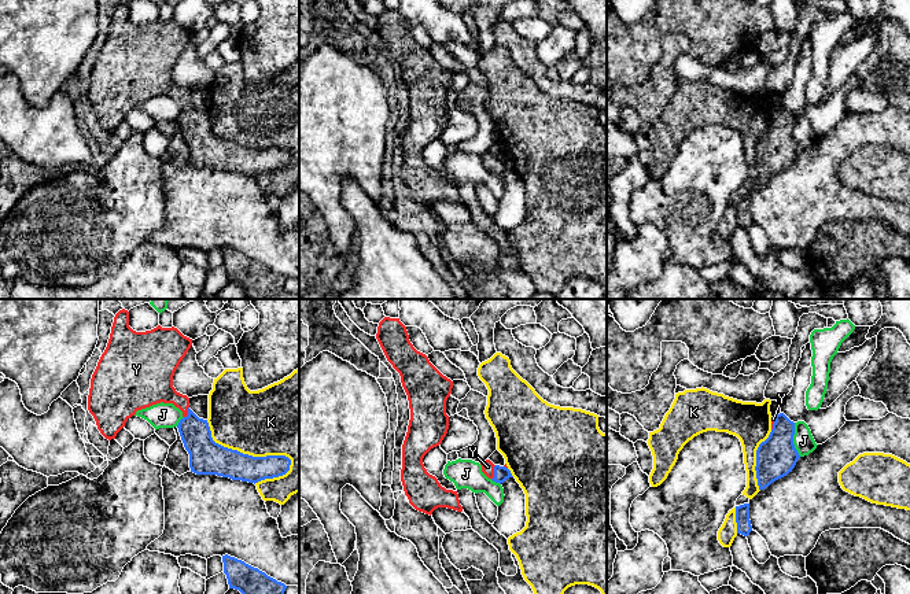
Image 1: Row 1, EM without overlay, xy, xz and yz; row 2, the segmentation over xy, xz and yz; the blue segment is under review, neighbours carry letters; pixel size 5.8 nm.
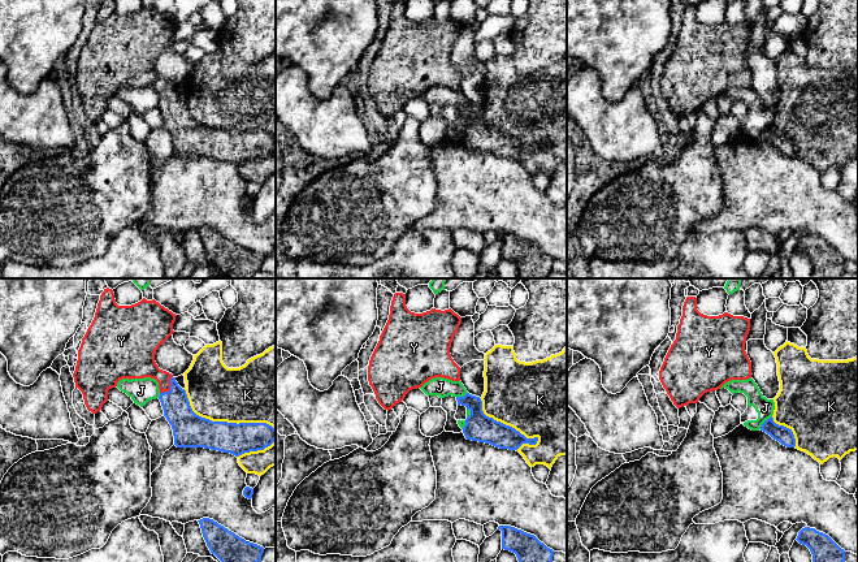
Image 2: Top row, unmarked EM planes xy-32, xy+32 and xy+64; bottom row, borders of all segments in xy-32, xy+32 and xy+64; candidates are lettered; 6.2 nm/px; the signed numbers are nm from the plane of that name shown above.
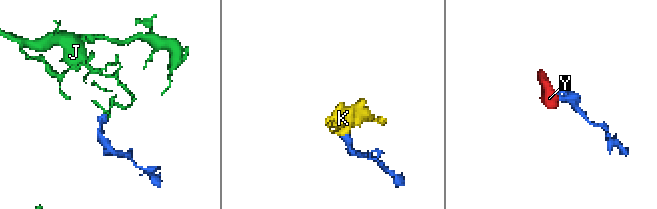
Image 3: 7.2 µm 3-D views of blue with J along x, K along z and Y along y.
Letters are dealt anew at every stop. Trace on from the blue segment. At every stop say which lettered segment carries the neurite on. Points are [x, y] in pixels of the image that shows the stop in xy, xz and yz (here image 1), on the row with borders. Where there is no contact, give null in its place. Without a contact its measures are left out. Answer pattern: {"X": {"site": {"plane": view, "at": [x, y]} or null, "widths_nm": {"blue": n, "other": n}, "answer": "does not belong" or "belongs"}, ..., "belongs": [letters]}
{"J": {"site": {"plane": "yz", "at": [792, 439]}, "widths_nm": {"blue": 240, "other": 120}, "answer": "does not belong"}, "K": {"site": {"plane": "xy", "at": [247, 454]}, "widths_nm": {"blue": 200, "other": 400}, "answer": "does not belong"}, "Y": {"site": {"plane": "xz", "at": [494, 472]}, "widths_nm": {"blue": 90, "other": 80}, "answer": "belongs"}, "belongs": ["Y"]}

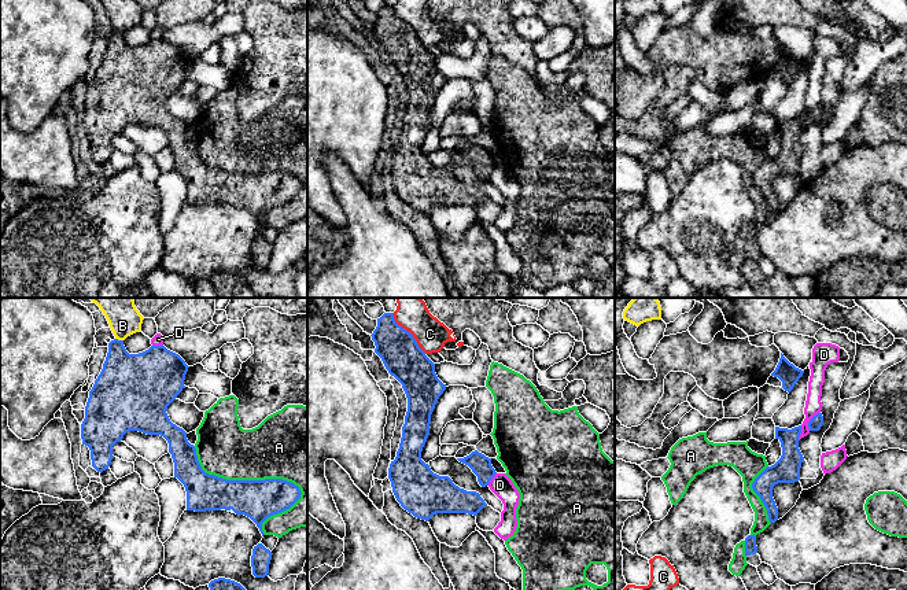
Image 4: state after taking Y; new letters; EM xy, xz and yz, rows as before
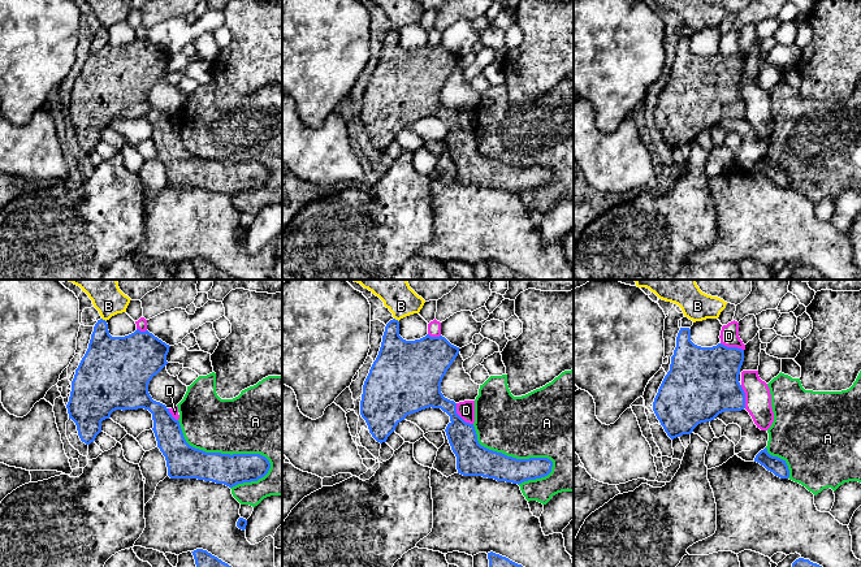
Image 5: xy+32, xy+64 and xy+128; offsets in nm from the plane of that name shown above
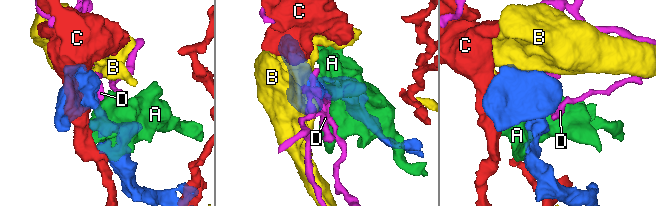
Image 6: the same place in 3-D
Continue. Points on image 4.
{"A": {"site": {"plane": "xy", "at": [244, 480]}, "widths_nm": {"blue": 240, "other": 340}, "answer": "does not belong"}, "B": {"site": {"plane": "xy", "at": [120, 340]}, "widths_nm": {"blue": 340, "other": 200}, "answer": "does not belong"}, "C": {"site": {"plane": "xz", "at": [409, 332]}, "widths_nm": {"blue": 240, "other": 190}, "answer": "does not belong"}, "D": {"site": {"plane": "yz", "at": [810, 420]}, "widths_nm": {"blue": 80, "other": 100}, "answer": "does not belong"}, "belongs": []}

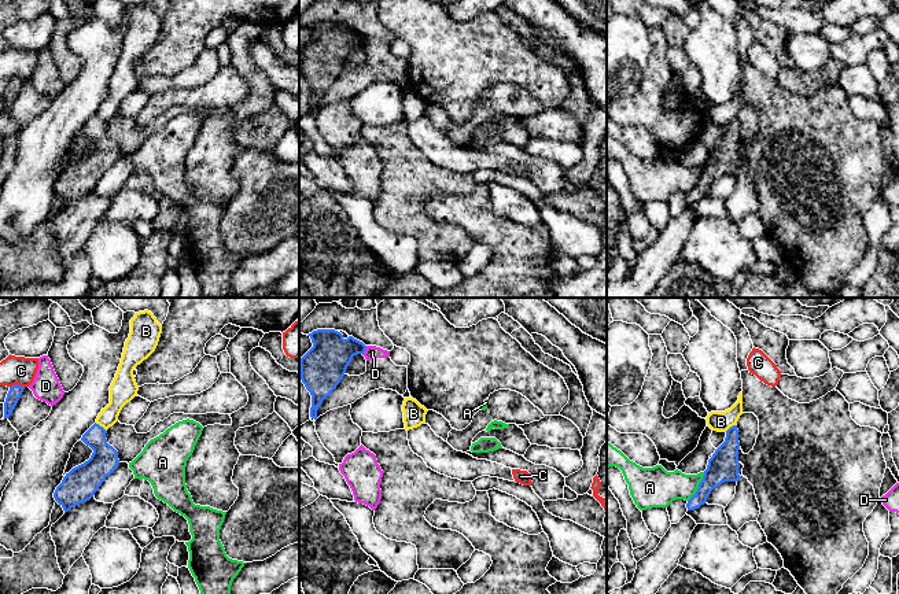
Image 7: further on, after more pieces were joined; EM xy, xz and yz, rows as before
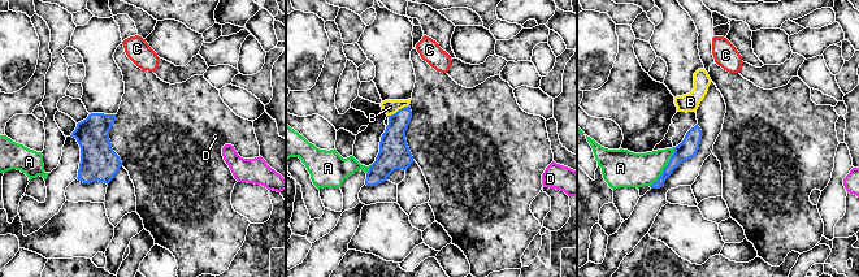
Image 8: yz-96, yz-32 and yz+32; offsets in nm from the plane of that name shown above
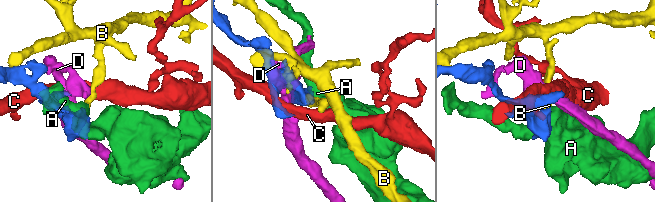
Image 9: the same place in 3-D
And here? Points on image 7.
{"A": {"site": {"plane": "yz", "at": [699, 487]}, "widths_nm": {"blue": 180, "other": 240}, "answer": "does not belong"}, "B": {"site": {"plane": "xy", "at": [99, 425]}, "widths_nm": {"blue": 160, "other": 160}, "answer": "does not belong"}, "C": {"site": {"plane": "xy", "at": [17, 384]}, "widths_nm": {"blue": 80, "other": 170}, "answer": "does not belong"}, "D": {"site": {"plane": "xz", "at": [365, 349]}, "widths_nm": {"blue": 240, "other": 80}, "answer": "does not belong"}, "belongs": []}

